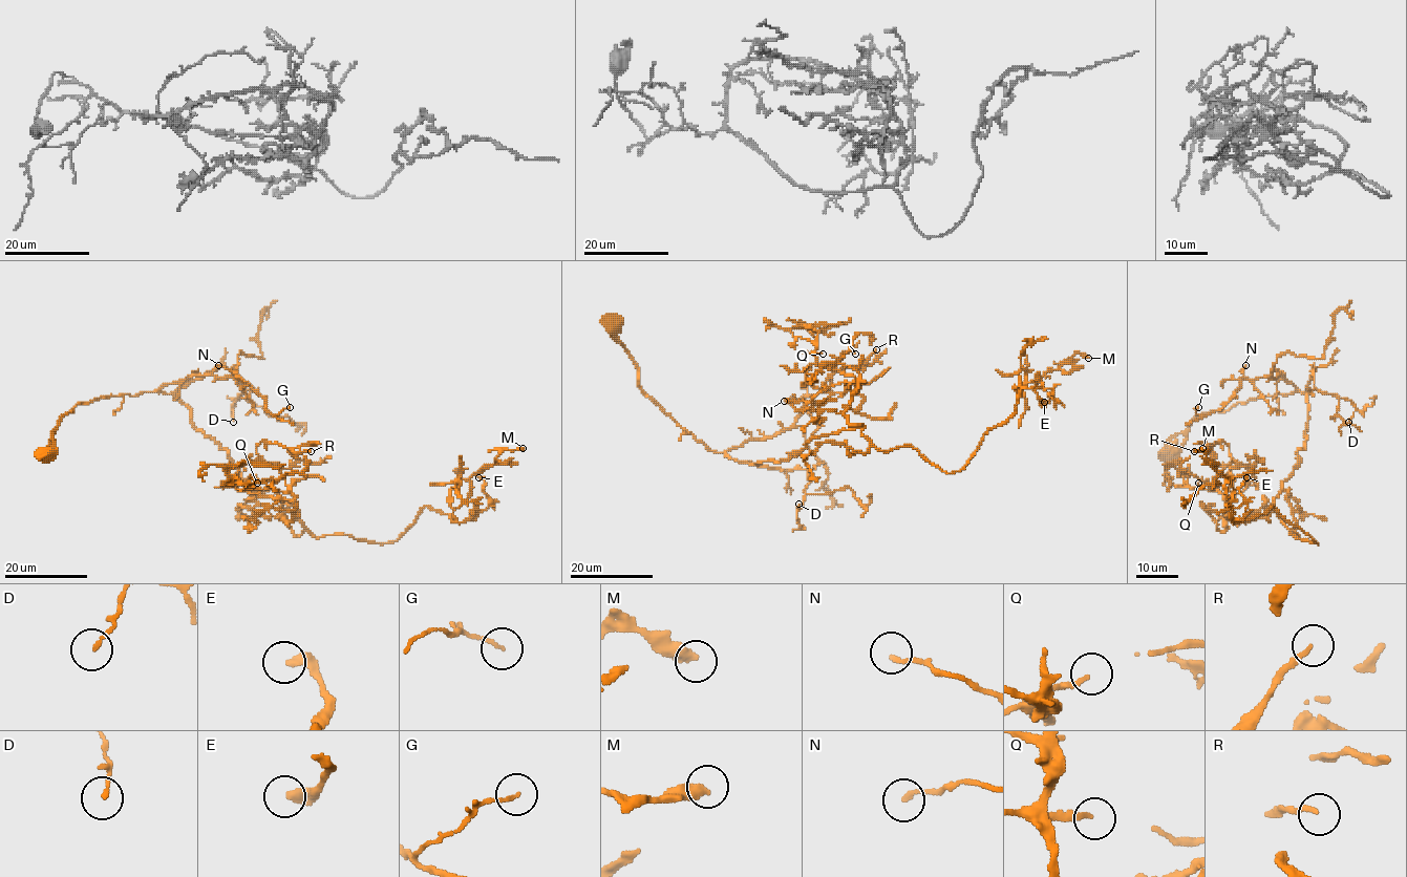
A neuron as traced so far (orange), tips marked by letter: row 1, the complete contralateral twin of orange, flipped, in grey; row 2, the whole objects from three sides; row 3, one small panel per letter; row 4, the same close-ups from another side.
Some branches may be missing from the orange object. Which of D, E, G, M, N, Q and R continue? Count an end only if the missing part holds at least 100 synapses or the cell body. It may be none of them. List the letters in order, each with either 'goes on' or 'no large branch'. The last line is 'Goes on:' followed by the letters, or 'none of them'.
D: no large branch
E: no large branch
G: no large branch
M: no large branch
N: no large branch
Q: no large branch
R: no large branch
Goes on: none of them

